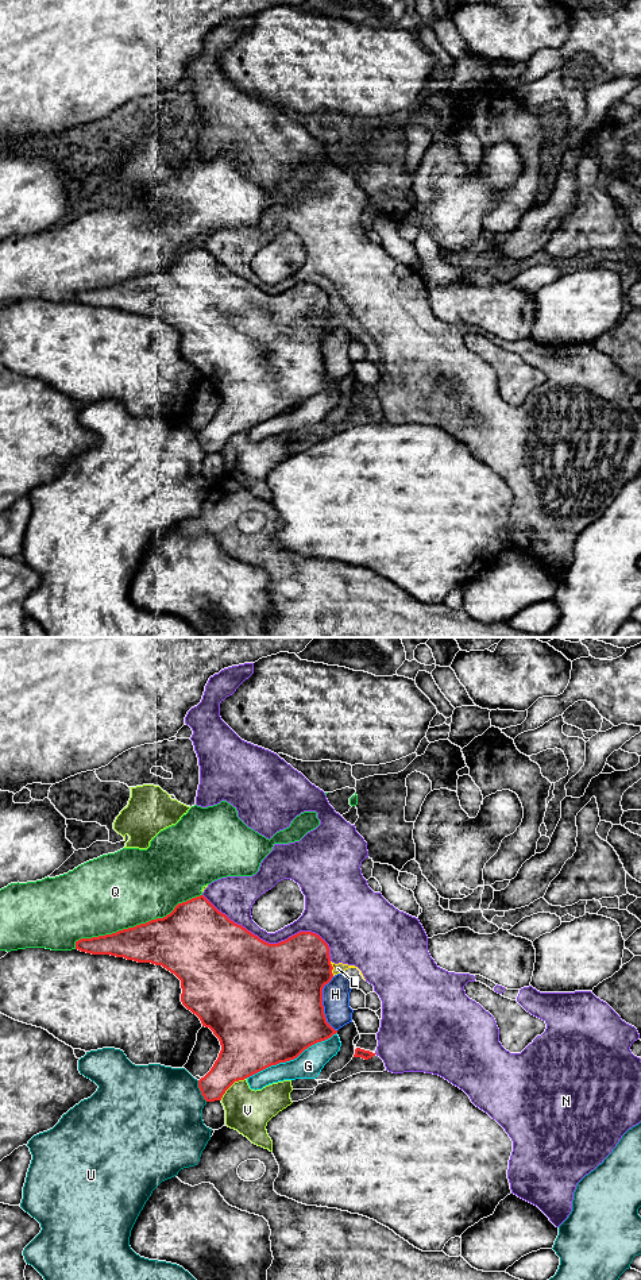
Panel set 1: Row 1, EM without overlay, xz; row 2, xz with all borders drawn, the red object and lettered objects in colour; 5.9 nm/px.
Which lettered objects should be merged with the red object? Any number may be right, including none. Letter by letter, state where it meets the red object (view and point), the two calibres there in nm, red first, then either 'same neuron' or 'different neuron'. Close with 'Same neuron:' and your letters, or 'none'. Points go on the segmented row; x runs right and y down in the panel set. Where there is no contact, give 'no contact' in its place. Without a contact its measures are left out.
G: xz (290, 1059) | 500/160 nm | different neuron
H: xz (321, 1003) | 500/160 nm | different neuron
L: xz (332, 968) | 400/60 nm | different neuron
N: xz (273, 944) | 500/110 nm | different neuron
Q: xz (136, 925) | 320/460 nm | different neuron
U: xz (200, 1090) | 200/480 nm | different neuron
V: xz (231, 1084) | 320/260 nm | different neuron
Same neuron: none

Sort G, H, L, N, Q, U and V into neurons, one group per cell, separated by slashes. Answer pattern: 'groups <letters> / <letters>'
groups G / H / L N / Q / U / V

